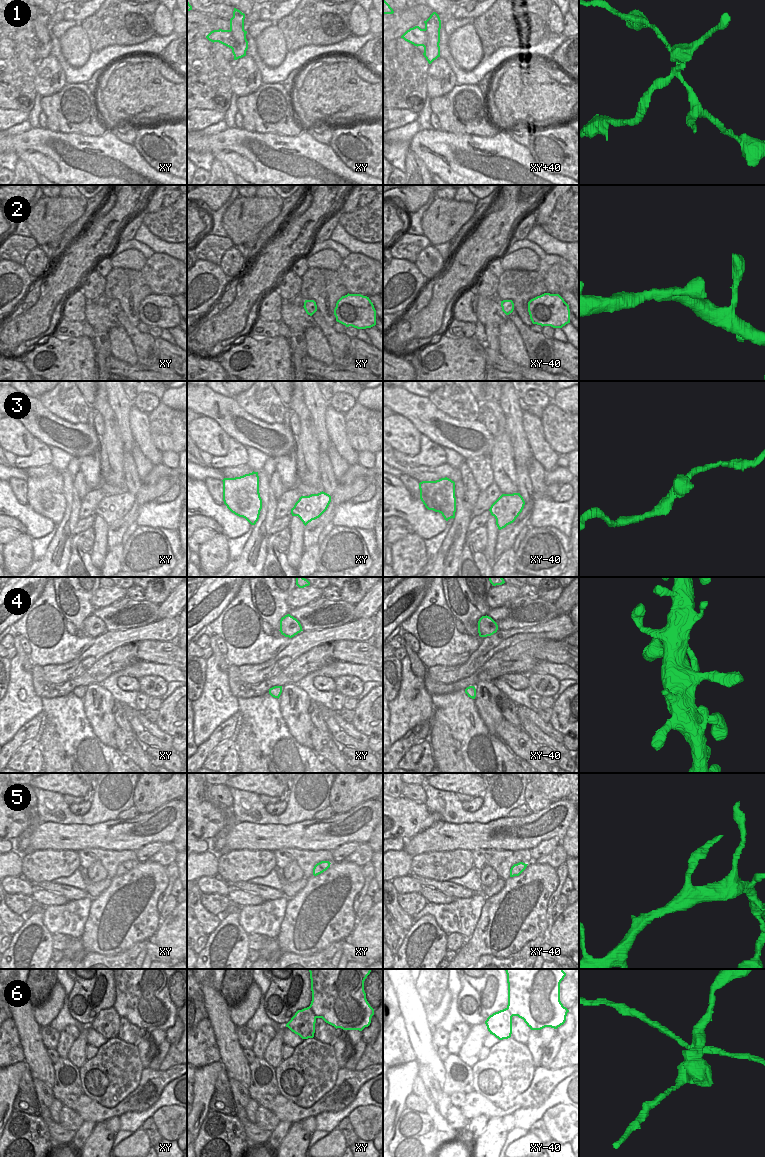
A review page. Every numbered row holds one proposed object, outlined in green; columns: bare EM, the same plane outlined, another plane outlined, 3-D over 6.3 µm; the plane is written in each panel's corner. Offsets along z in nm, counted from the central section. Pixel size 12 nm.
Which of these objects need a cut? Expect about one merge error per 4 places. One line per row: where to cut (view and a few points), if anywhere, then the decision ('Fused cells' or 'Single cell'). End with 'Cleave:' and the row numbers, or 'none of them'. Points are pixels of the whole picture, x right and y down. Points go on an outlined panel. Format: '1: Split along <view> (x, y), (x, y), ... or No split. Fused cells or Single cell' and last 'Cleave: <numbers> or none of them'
1: Split along xy (229, 30), (233, 38), (232, 49). Fused cells
2: No split. Single cell
3: No split. Single cell
4: No split. Single cell
5: No split. Single cell
6: Split along xy (309, 1006), (317, 1017). Fused cells
Cleave: 1, 6.

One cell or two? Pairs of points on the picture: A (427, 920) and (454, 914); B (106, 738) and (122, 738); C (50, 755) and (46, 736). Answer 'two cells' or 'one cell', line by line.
A: two cells
B: two cells
C: one cell

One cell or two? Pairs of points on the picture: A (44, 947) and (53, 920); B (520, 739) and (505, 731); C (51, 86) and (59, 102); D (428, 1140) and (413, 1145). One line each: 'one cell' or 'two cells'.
A: two cells
B: one cell
C: two cells
D: one cell

